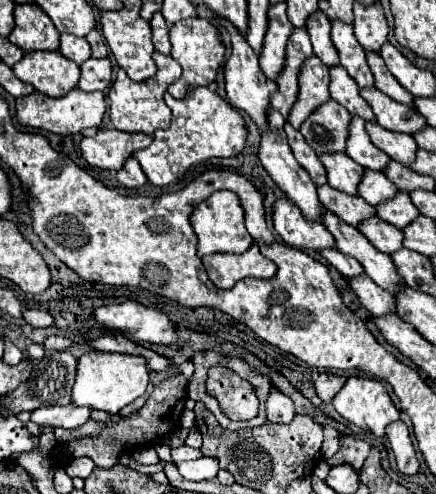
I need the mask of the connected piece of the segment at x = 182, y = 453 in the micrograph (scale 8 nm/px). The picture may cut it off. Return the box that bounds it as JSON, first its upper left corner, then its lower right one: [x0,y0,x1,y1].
[171,445,201,463]

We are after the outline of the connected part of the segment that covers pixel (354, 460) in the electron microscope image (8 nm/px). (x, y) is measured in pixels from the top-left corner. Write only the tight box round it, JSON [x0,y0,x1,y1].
[327,437,371,473]

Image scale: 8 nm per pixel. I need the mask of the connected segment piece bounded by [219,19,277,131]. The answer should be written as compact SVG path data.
M219 19L221 25L227 27L229 35L231 35L231 43L233 43L233 53L229 57L229 61L225 63L225 87L227 87L227 99L233 107L249 113L249 117L257 123L259 129L269 131L269 123L267 123L267 113L269 113L269 95L277 91L277 83L271 79L265 79L265 75L261 75L261 67L259 67L259 59L253 53L253 49L249 47L249 43L241 37L241 33L229 23Z

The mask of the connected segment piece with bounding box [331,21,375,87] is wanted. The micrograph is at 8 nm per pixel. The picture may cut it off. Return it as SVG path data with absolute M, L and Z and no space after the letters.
M331 21L331 39L337 47L337 53L341 57L341 65L347 69L347 73L357 81L359 87L373 87L375 79L367 65L365 49L357 43L355 33L345 23L333 23Z

